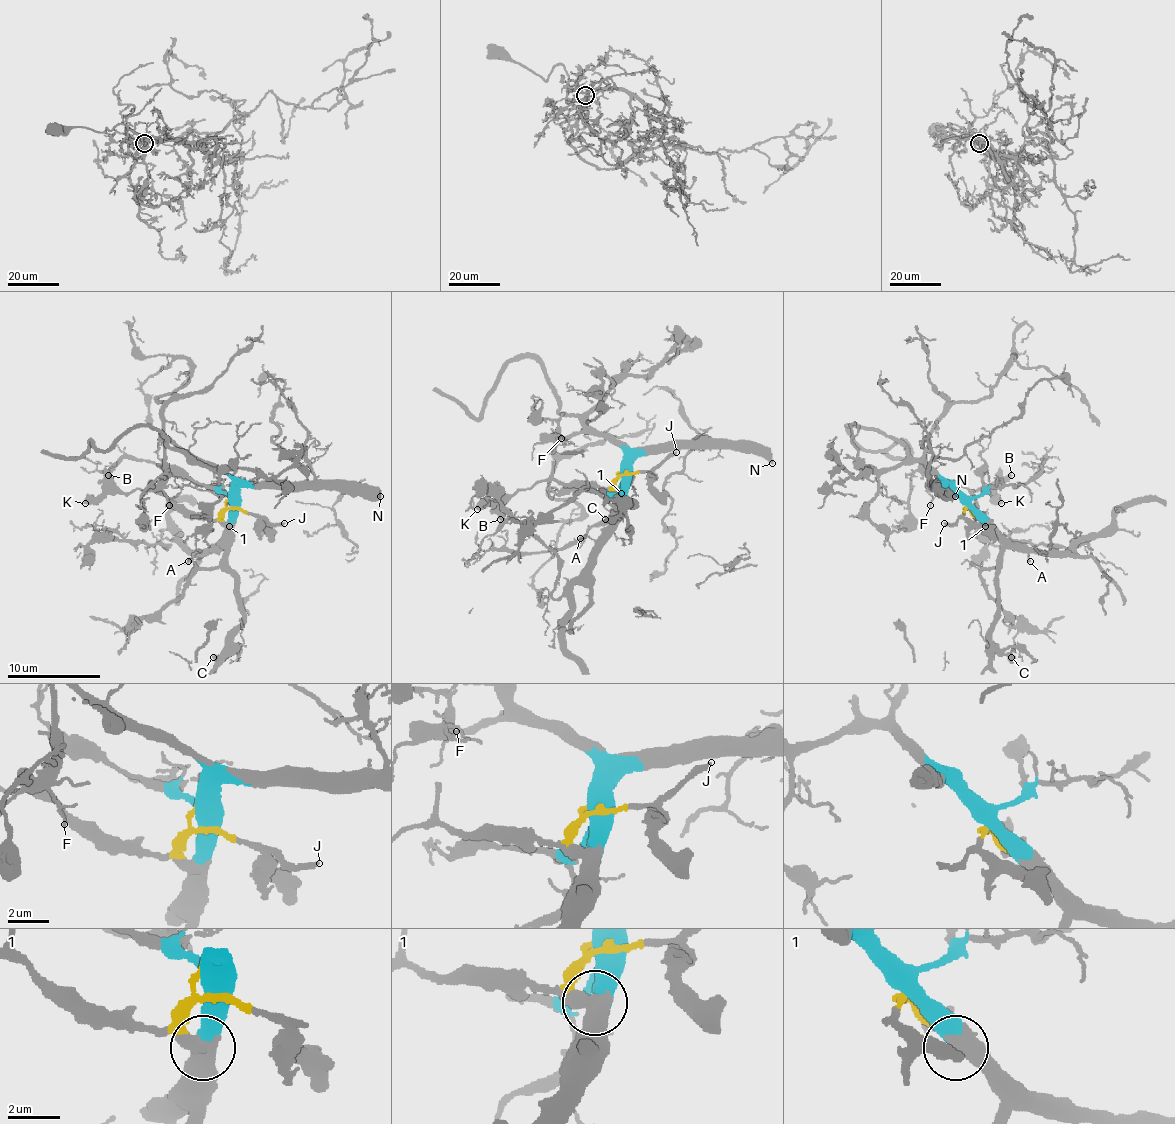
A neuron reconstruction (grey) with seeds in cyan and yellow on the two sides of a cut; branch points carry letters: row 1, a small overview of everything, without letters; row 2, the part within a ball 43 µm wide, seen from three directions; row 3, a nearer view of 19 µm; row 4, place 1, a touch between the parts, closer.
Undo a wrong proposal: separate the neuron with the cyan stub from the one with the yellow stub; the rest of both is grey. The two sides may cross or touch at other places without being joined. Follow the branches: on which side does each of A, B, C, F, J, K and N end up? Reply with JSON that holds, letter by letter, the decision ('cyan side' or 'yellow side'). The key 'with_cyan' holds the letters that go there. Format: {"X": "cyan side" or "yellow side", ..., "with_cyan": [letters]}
{"A": "cyan side", "B": "yellow side", "C": "cyan side", "F": "cyan side", "J": "yellow side", "K": "yellow side", "N": "cyan side", "with_cyan": ["A", "C", "F", "N"]}

